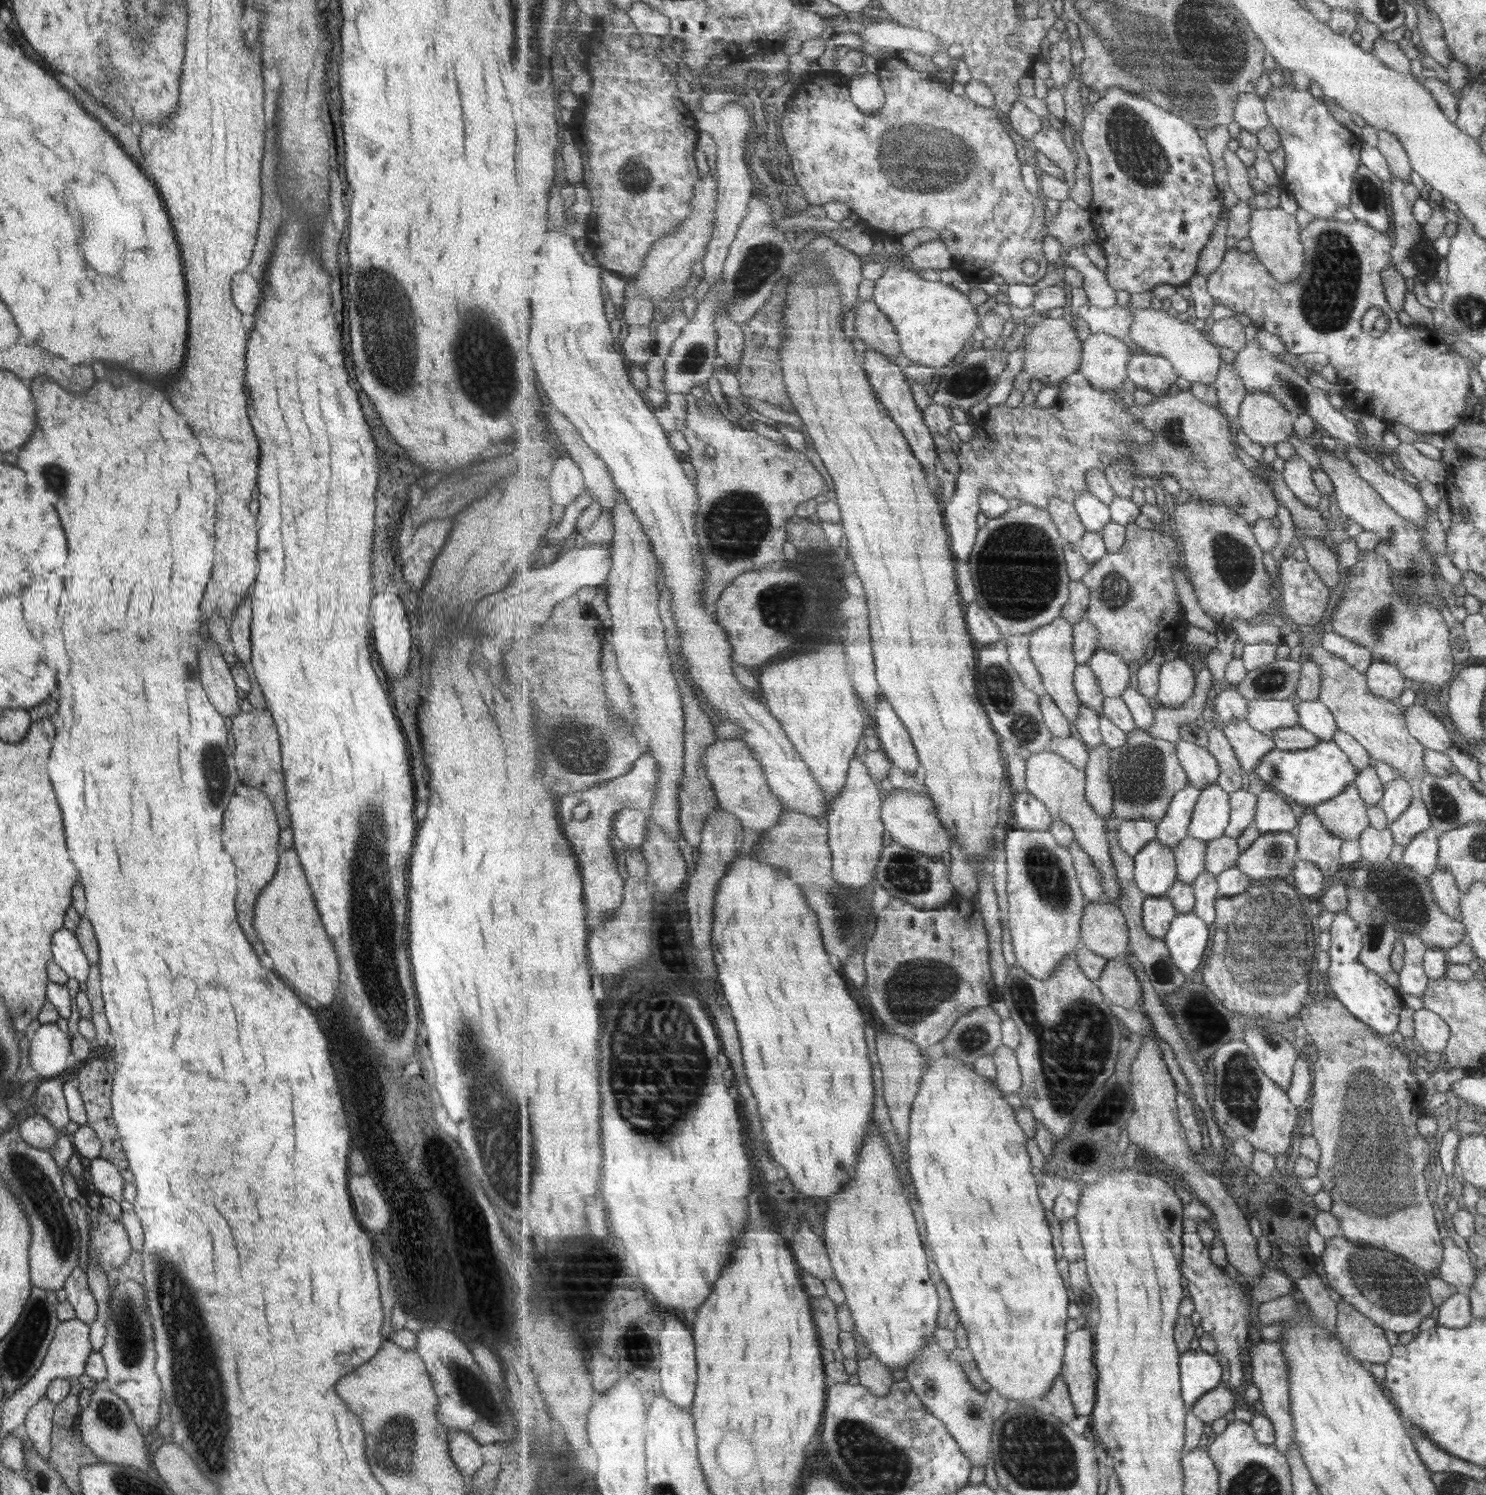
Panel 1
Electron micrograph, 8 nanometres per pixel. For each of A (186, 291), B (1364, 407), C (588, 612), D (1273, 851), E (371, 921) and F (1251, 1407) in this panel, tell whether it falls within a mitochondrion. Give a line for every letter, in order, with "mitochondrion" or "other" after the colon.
A: other
B: other
C: other
D: mitochondrion
E: mitochondrion
F: other

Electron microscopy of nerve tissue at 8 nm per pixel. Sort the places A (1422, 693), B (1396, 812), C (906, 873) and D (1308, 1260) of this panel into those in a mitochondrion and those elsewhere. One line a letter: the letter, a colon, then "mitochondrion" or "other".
A: other
B: other
C: mitochondrion
D: other

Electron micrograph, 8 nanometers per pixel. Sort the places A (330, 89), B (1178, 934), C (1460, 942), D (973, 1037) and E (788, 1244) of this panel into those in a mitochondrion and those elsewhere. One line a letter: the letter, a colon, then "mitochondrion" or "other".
A: other
B: other
C: other
D: mitochondrion
E: other

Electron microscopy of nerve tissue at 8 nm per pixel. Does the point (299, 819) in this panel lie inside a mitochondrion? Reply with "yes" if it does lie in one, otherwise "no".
no

